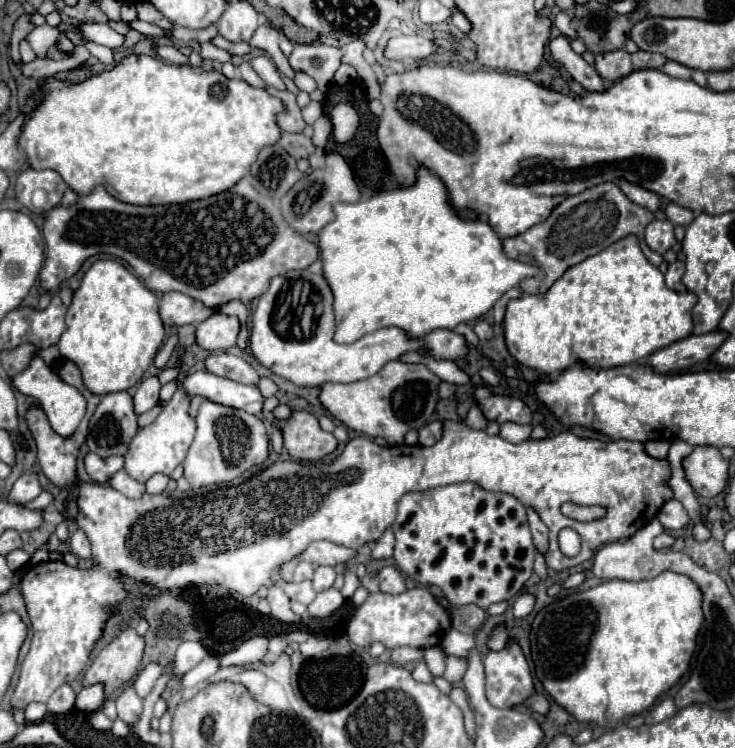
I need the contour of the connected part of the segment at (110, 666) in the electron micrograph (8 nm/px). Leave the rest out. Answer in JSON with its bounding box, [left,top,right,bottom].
[83,628,143,702]

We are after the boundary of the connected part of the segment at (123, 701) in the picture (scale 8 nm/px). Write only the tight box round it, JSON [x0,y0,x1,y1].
[117,686,143,726]

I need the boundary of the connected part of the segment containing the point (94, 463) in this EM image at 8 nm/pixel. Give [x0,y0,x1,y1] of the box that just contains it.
[85,452,123,484]

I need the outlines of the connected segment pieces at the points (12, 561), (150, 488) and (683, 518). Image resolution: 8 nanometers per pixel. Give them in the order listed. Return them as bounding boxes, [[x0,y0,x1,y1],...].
[[5,550,31,572],[145,474,169,494],[657,500,689,530]]

